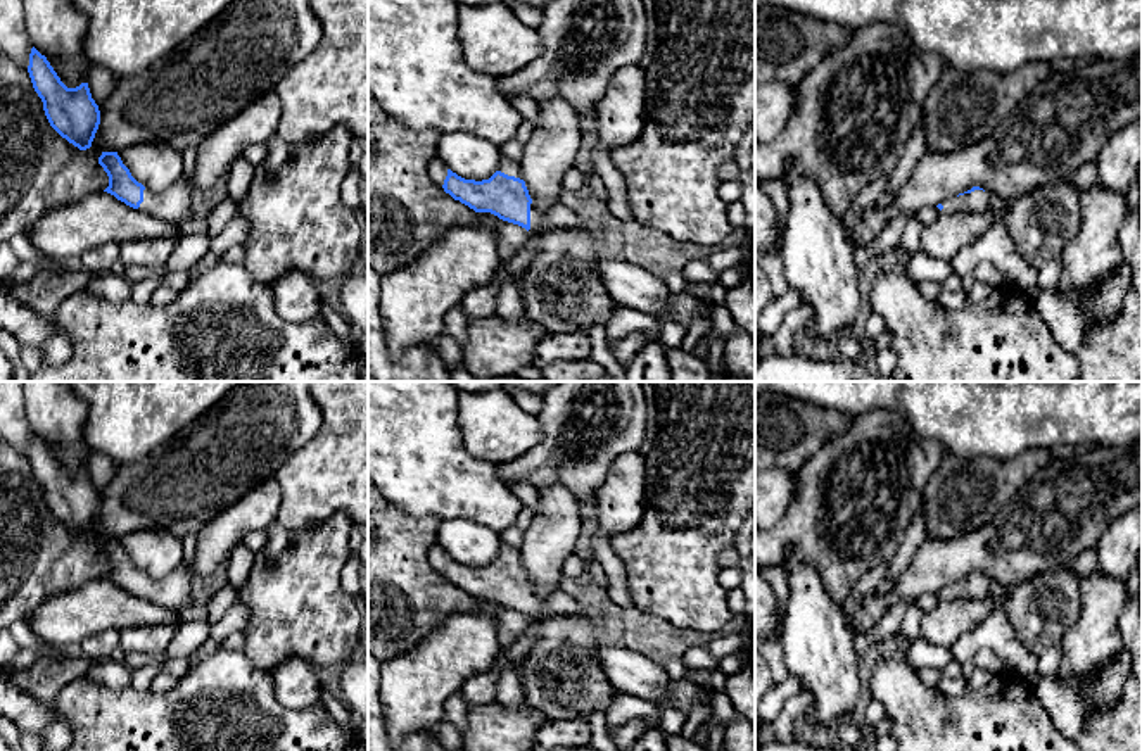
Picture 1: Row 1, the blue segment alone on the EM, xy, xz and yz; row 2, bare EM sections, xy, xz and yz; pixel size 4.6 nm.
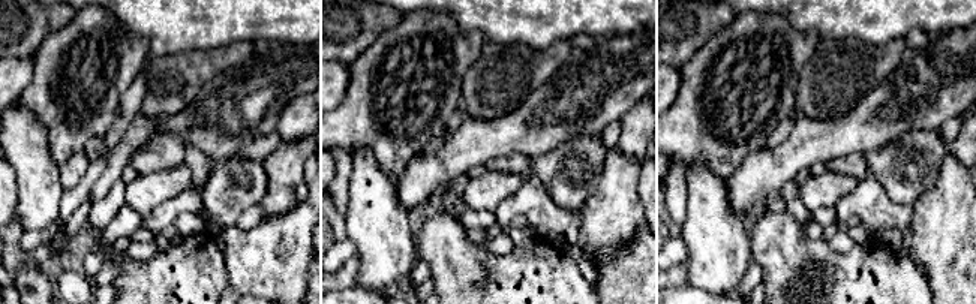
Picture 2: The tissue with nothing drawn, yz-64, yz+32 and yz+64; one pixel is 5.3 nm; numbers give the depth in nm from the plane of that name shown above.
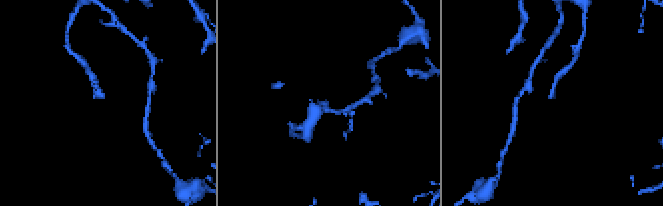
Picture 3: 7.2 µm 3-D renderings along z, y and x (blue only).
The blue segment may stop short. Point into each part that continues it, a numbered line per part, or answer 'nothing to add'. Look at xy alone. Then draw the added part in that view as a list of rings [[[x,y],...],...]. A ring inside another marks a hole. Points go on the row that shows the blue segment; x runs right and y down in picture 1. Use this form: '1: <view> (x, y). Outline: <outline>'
1: xy (173, 206). Outline: [[[183,180],[159,193],[152,193],[145,188],[138,211],[178,226],[192,218],[194,192],[195,190]]]

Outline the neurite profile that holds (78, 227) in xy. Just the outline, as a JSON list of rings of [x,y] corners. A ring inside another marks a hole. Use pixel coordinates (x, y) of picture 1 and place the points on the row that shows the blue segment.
[[[100,192],[45,212],[24,235],[41,254],[66,259],[111,242],[173,240],[180,230]]]

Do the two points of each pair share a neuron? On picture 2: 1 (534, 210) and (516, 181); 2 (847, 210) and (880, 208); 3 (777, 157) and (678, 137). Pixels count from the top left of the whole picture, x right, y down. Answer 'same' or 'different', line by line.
1: different
2: same
3: different

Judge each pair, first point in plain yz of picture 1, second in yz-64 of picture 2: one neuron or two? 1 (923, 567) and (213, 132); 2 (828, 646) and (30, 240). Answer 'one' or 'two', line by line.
1: one
2: two

